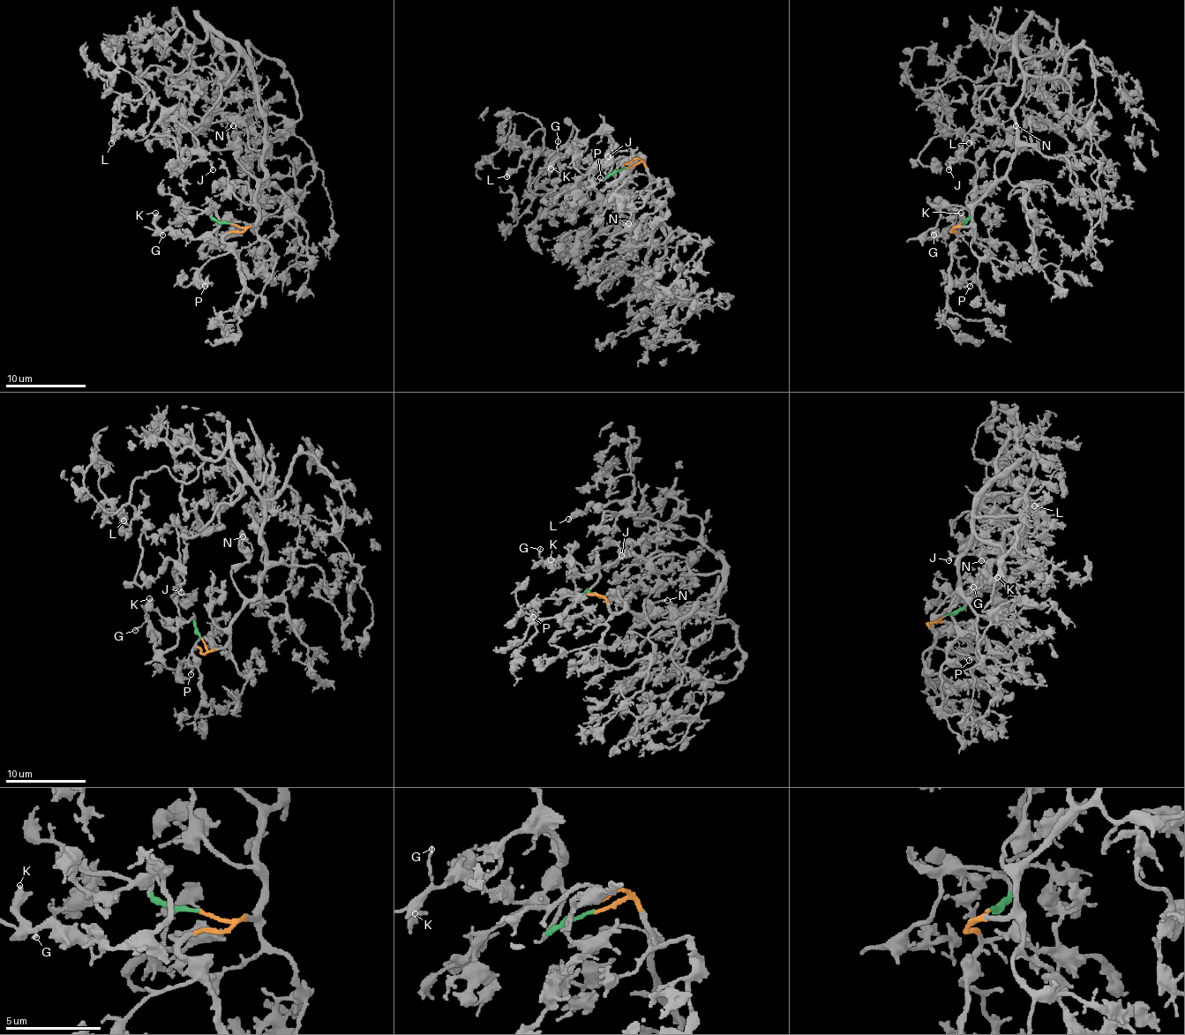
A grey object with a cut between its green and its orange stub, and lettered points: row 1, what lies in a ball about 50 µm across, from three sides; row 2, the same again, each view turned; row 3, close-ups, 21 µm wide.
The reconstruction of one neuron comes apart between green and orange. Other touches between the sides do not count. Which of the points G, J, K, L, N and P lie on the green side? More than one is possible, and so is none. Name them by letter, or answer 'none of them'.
G, K

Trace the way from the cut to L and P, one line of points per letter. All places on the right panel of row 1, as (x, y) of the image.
L: (959, 224), (1016, 150), (1019, 31), (989, 73), (941, 87), (945, 131), (970, 144)
P: (959, 224), (956, 228), (949, 252), (957, 258), (965, 276), (975, 280), (970, 286)

